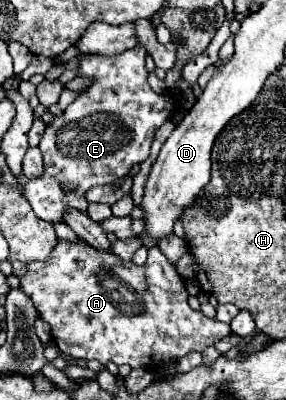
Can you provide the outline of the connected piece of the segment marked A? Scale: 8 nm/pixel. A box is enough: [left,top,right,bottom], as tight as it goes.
[20,241,232,369]

